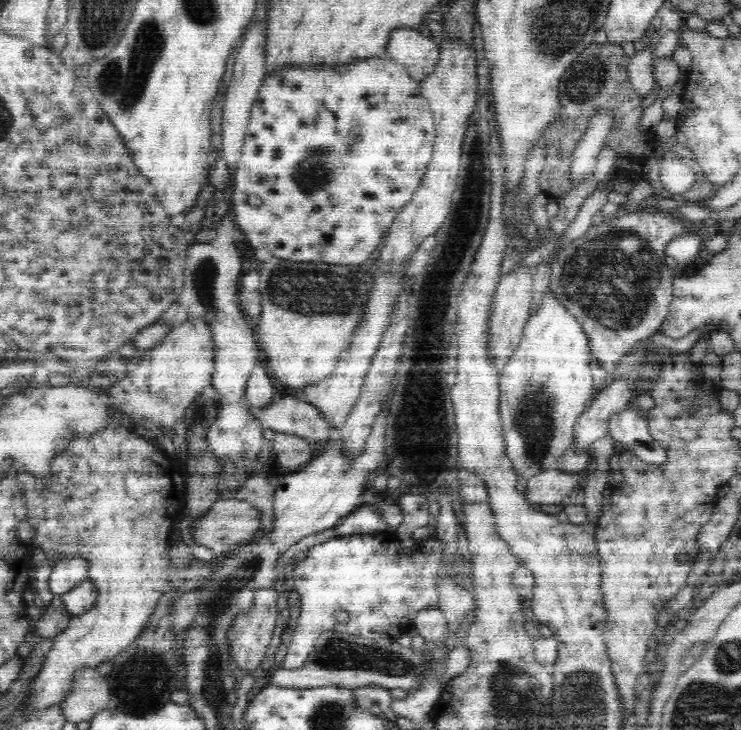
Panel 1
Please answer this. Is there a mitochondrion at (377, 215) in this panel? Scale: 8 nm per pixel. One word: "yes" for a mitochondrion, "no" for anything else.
no

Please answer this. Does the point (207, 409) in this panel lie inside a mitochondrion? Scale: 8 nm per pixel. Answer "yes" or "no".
yes

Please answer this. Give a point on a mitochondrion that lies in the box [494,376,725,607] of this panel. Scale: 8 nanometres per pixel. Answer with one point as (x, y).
(533, 418)

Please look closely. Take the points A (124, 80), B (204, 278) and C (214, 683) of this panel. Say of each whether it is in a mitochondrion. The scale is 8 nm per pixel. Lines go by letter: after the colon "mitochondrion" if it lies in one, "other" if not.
A: mitochondrion
B: mitochondrion
C: mitochondrion

